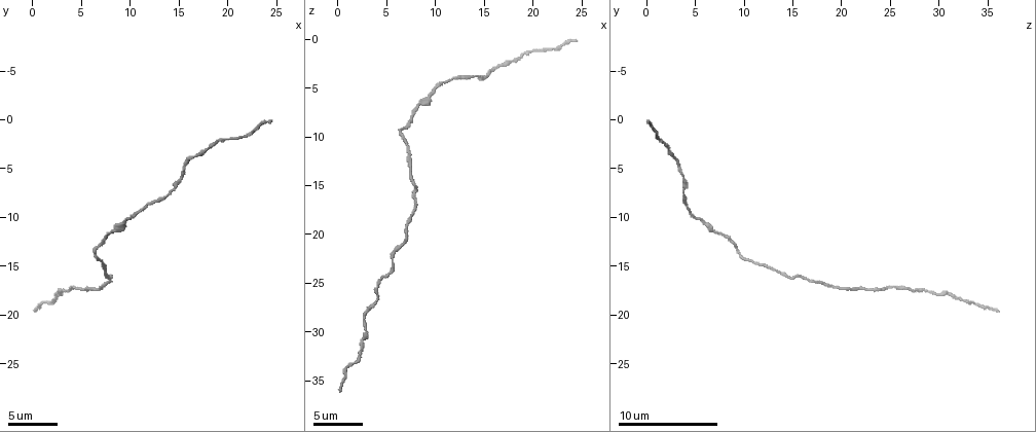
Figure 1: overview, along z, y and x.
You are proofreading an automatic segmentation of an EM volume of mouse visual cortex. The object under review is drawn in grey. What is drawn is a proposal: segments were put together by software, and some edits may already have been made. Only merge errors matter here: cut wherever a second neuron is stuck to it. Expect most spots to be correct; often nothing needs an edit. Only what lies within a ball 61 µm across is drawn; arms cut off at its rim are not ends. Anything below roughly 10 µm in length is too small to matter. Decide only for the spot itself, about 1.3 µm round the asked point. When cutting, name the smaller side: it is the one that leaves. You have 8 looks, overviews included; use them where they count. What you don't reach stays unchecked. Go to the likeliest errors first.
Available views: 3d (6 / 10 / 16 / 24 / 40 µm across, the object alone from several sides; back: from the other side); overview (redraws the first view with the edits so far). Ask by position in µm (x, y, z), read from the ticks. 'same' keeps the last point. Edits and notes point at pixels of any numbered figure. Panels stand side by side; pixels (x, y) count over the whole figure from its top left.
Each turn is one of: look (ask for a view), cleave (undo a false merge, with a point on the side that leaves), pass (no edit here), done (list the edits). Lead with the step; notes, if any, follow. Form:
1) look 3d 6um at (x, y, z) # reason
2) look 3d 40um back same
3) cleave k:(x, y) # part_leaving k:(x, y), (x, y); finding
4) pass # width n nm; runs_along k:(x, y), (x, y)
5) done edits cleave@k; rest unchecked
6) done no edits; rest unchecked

look 3d 6um at (14.2, 7.2, 3.6) # a narrow waist

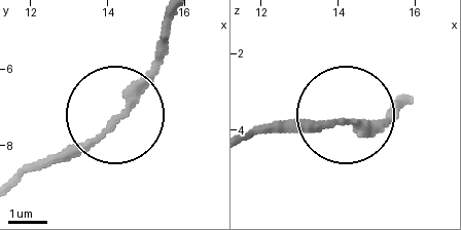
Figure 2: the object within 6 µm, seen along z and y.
pass # runs_along 2:(22, 177), (80, 148), (166, 43); one neuron here

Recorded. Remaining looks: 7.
look 3d 10um at (7.2, 14.8, 11.2)

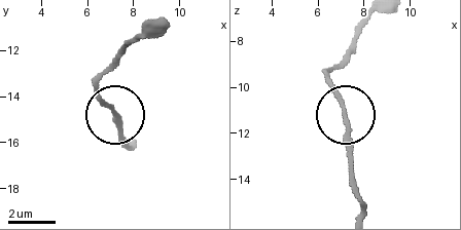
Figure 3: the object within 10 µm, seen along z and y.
look 3d 6um at (7.2, 14.6, 11.2) # zoom in

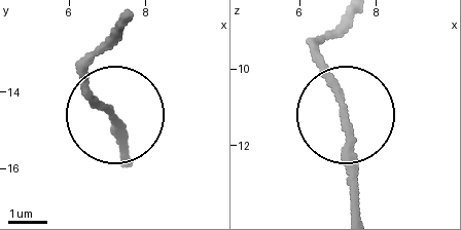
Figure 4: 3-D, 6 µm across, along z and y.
pass # runs_along 4:(344, 115), (354, 211); all the same neuron

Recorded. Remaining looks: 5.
look 3d 16um at (5.4, 17.6, 22.6) # narrows sharply

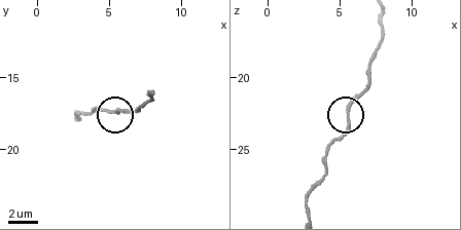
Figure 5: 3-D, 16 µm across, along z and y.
pass # runs_along 5:(382, 16), (369, 86), (350, 108), (348, 126), (324, 155); continuous, no second neuron

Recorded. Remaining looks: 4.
look 3d 10um at (9.8, 10.2, 5.6) # sudden change in width

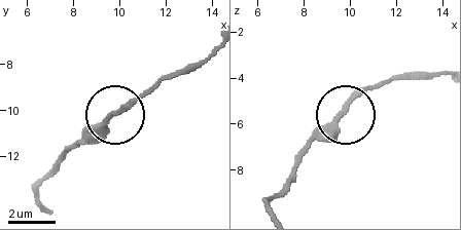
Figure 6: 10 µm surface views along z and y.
pass # one neuron here

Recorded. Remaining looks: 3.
done no edits; rest unchecked

